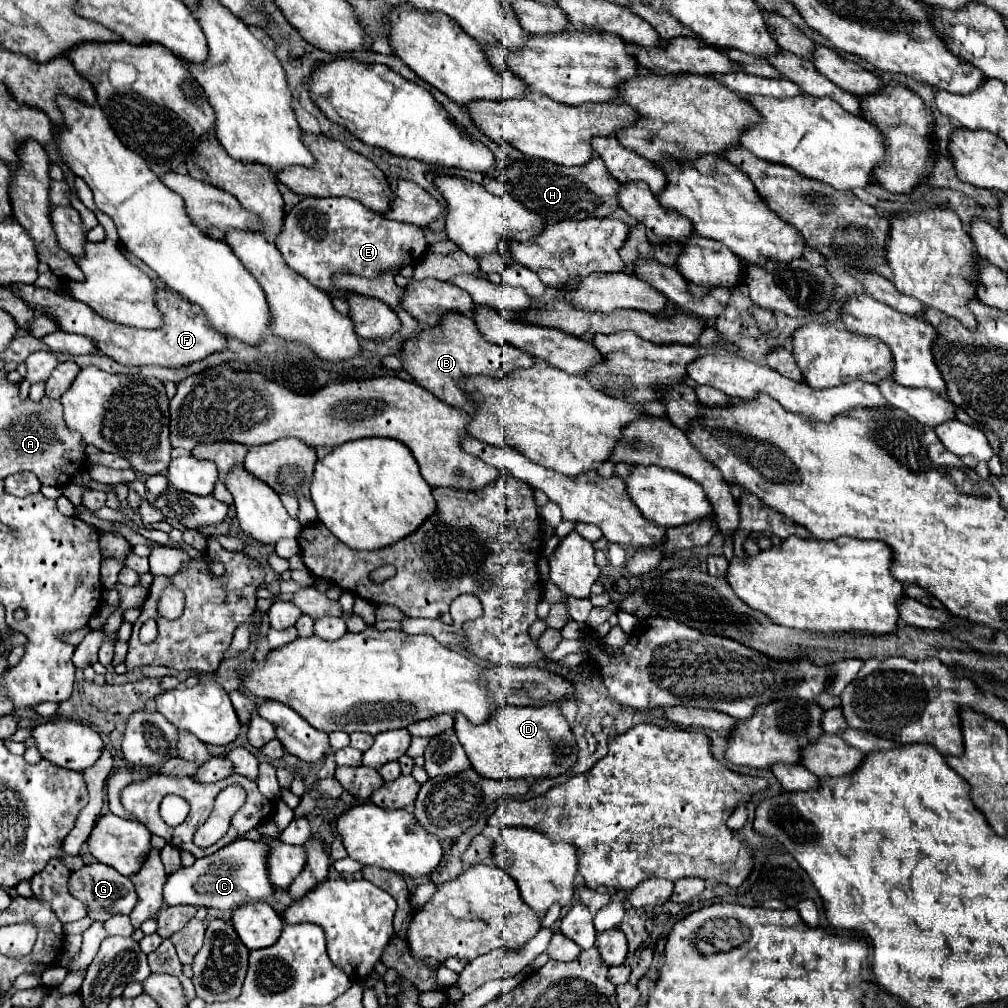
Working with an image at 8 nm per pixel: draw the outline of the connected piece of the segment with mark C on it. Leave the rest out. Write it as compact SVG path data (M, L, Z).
M238 838L228 846L220 848L218 852L198 858L192 866L176 870L166 886L164 886L164 902L168 906L176 904L190 904L190 906L204 906L204 908L218 908L228 910L250 900L266 900L274 896L274 884L268 872L268 842L256 842L250 838Z

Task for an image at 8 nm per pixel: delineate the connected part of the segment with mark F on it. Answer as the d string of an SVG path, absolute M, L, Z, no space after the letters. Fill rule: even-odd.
M12 286L14 294L20 294L24 302L32 302L32 306L40 306L40 310L52 310L56 318L60 318L60 328L64 332L74 332L88 336L96 342L96 346L124 366L162 366L162 368L184 368L198 360L208 358L210 354L224 352L228 348L226 338L208 330L204 322L204 314L196 310L188 300L180 298L180 294L170 290L160 290L160 310L164 314L164 330L140 330L132 326L124 326L112 320L102 318L84 302L74 300L70 294L58 294L54 290L44 290L36 286Z

